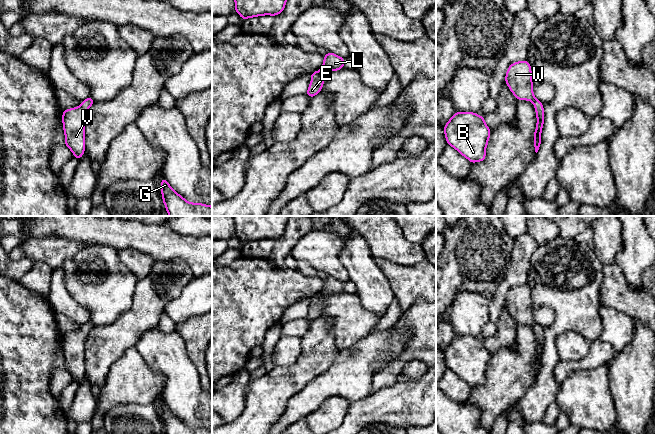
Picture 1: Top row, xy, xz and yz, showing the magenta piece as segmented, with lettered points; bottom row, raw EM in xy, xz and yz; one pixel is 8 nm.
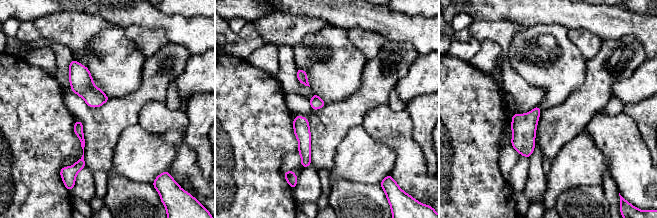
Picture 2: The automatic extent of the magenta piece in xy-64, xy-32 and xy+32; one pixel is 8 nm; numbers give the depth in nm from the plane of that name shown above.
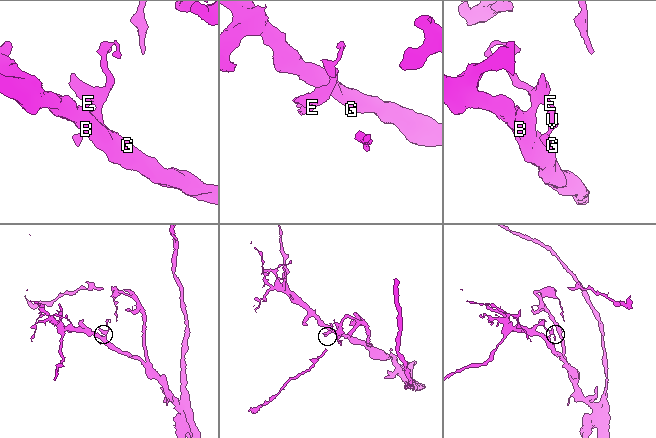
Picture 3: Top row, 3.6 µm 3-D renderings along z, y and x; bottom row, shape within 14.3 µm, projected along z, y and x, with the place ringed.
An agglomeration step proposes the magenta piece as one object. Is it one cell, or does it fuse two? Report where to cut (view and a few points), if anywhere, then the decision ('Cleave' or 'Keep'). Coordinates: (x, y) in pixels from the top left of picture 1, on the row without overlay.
No split. Keep

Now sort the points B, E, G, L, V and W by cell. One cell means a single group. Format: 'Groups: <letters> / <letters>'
Groups: B E G L V W

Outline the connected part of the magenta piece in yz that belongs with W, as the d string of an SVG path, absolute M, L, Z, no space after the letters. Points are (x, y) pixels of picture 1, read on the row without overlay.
M527 284L512 287L505 301L505 306L509 310L510 315L518 324L529 324L534 328L537 348L534 356L534 373L537 377L541 368L541 356L544 347L543 328L534 320L532 310L531 289Z

